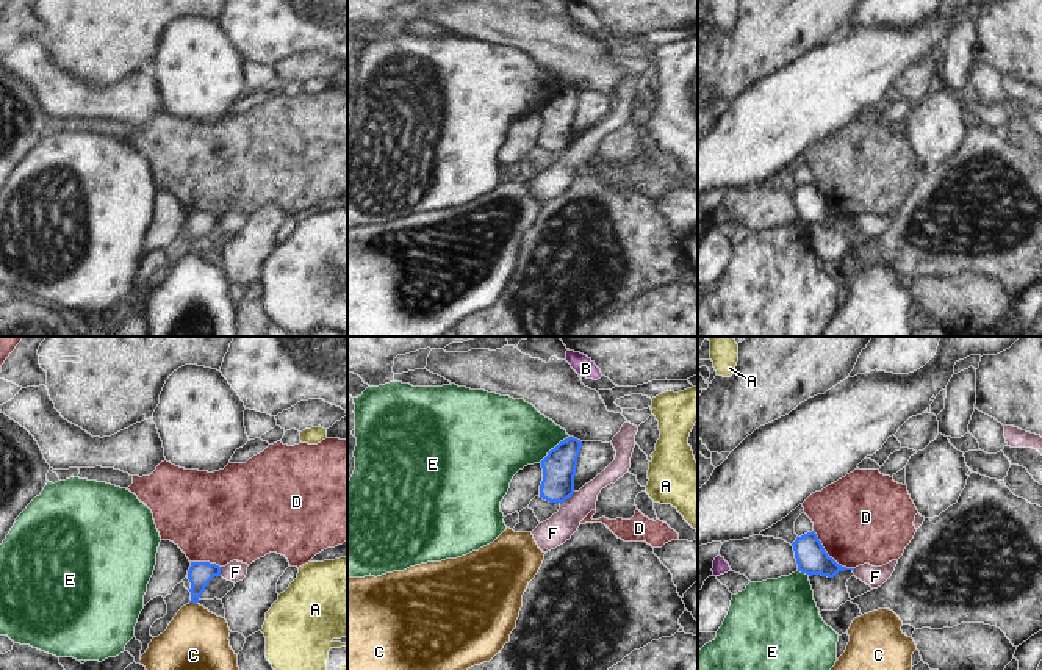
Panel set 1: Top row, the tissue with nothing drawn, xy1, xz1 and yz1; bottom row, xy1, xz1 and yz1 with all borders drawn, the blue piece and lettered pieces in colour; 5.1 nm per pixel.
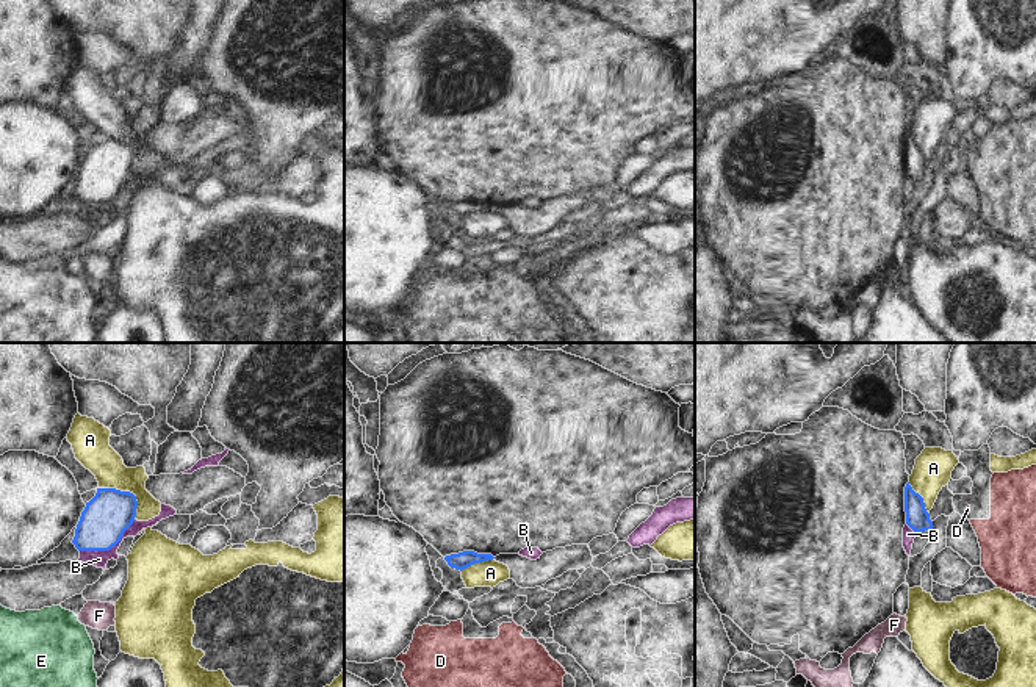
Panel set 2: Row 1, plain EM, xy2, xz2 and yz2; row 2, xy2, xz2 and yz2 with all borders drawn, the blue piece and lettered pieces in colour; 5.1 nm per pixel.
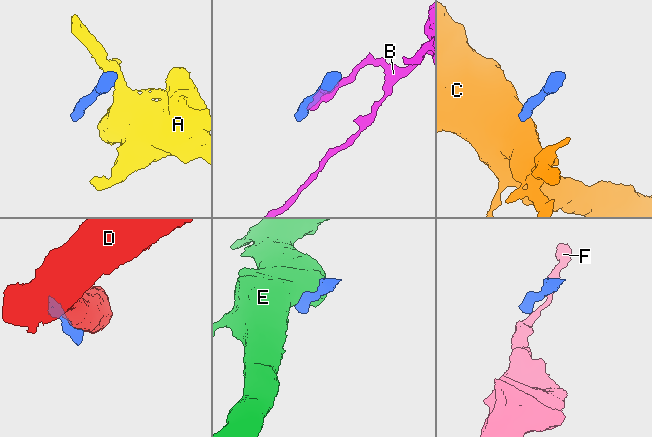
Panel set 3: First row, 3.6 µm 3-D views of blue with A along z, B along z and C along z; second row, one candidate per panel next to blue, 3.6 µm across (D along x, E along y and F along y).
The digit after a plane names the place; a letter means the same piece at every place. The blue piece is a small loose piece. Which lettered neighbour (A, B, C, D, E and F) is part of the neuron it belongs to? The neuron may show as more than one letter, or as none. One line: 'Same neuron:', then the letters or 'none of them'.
Same neuron: C

